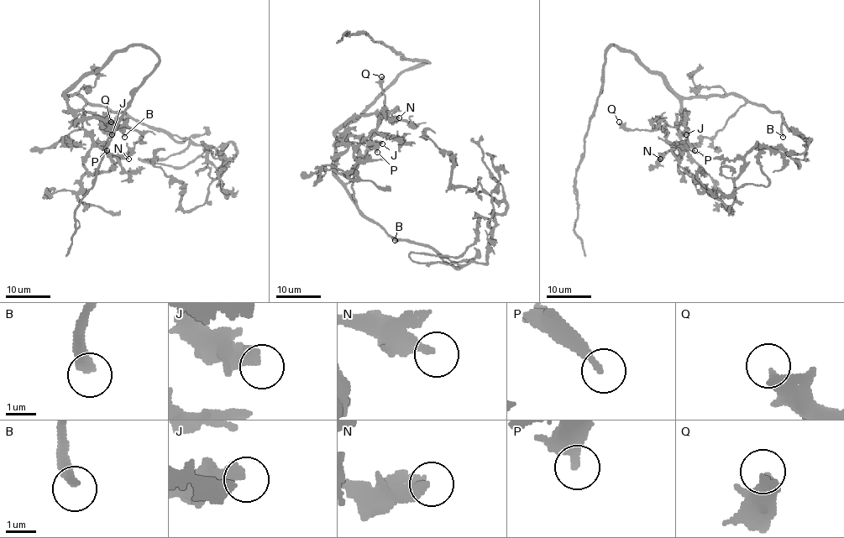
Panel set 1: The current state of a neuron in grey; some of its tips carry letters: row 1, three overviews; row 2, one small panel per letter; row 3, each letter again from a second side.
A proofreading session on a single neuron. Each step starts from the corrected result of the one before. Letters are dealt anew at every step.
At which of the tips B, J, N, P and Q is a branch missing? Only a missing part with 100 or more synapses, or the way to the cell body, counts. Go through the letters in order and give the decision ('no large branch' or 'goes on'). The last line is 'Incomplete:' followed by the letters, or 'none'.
B: goes on
J: no large branch
N: no large branch
P: no large branch
Q: no large branch
Incomplete: B

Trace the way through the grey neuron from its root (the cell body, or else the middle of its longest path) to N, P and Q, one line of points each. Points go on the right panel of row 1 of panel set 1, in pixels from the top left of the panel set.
N: (742, 97), (732, 94), (686, 97), (683, 101), (683, 122), (679, 125), (680, 143), (660, 154), (660, 159)
P: (742, 97), (732, 94), (709, 94), (689, 96), (683, 101), (679, 135), (694, 150)
Q: (742, 97), (686, 97), (680, 121), (673, 127), (659, 117), (651, 130), (626, 130), (619, 122)

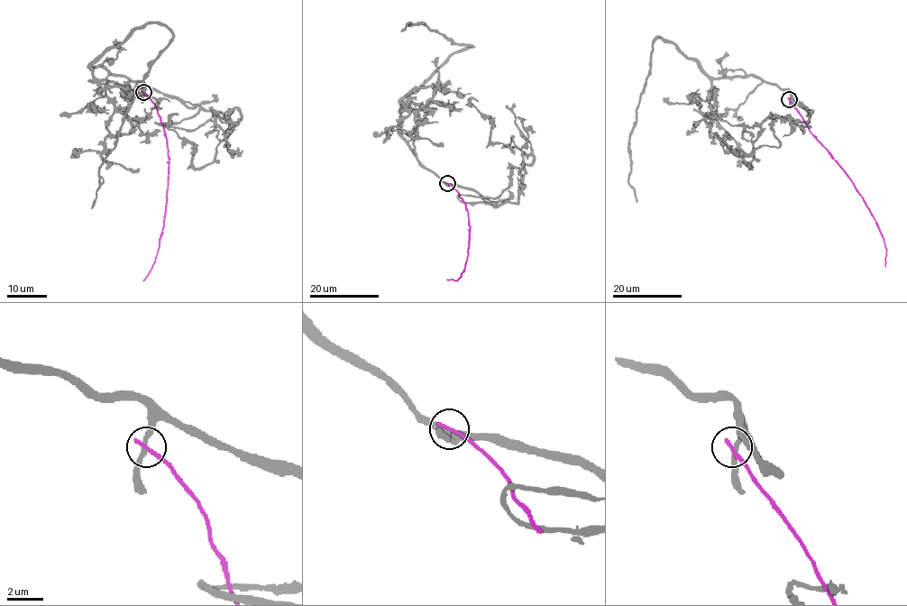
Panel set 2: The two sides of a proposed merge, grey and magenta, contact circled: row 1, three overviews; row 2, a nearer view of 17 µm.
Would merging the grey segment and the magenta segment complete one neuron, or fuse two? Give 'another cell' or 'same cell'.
another cell

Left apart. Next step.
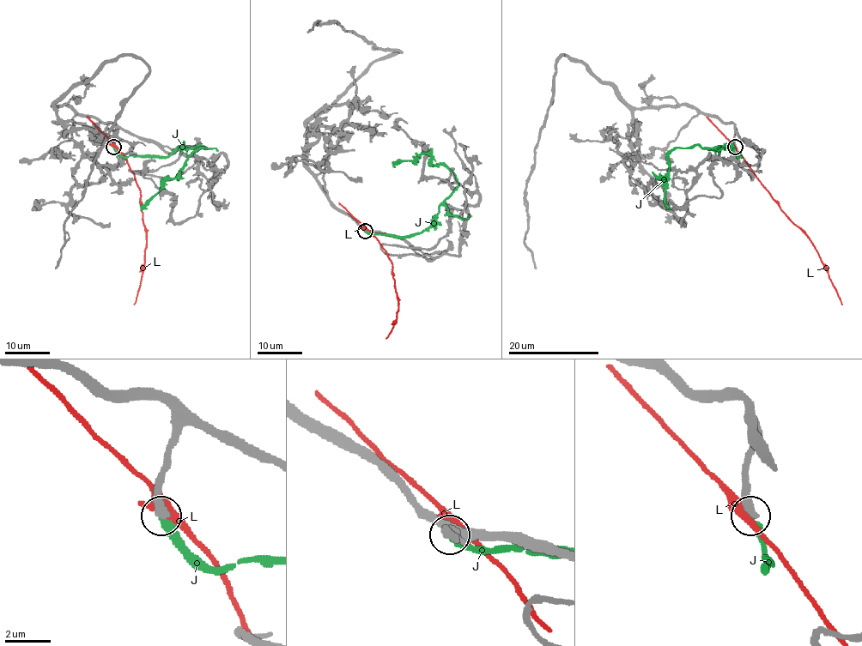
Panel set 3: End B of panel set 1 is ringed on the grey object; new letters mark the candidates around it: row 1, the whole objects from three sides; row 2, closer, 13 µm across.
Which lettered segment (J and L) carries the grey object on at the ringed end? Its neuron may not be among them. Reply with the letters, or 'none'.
J

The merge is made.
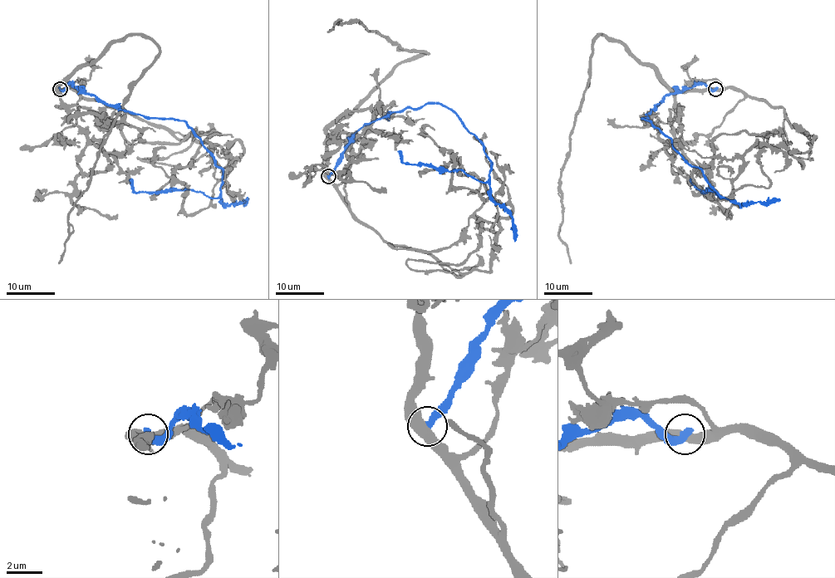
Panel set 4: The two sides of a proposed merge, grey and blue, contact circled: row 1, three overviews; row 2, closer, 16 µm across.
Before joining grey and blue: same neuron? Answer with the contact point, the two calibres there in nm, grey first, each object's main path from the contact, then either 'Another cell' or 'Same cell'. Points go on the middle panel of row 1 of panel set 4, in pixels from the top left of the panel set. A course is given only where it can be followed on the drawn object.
Place: (328, 176). Thickness 480 nm (grey) against 440 nm. Course of grey: (327, 176), (385, 240), (461, 274), (406, 262), (459, 264), (479, 245), (481, 220), (493, 231), (501, 155). Course of blue: (329, 176), (361, 128), (393, 112), (441, 104), (483, 147), (488, 178), (404, 163), (398, 150). Another cell

